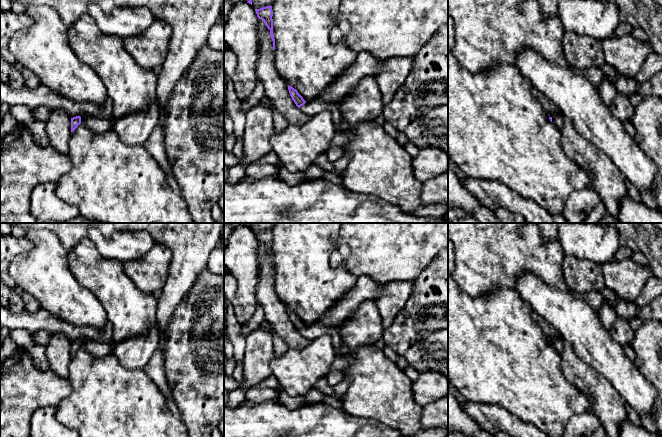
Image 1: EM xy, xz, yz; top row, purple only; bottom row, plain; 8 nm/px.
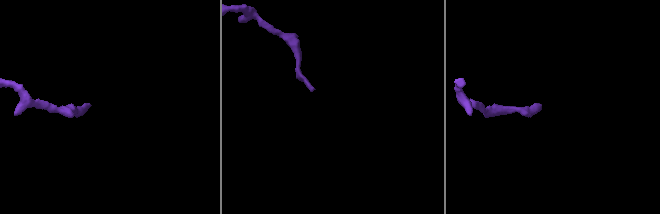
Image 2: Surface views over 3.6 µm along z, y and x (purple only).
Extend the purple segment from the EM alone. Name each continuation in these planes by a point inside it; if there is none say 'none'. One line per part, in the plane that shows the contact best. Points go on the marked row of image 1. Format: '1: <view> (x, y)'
1: xy (97, 125)

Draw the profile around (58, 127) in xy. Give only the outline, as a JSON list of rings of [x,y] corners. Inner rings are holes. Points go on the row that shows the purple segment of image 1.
[[[61,109],[51,110],[46,121],[49,145],[61,154],[67,154],[68,140],[71,136],[71,117]]]

